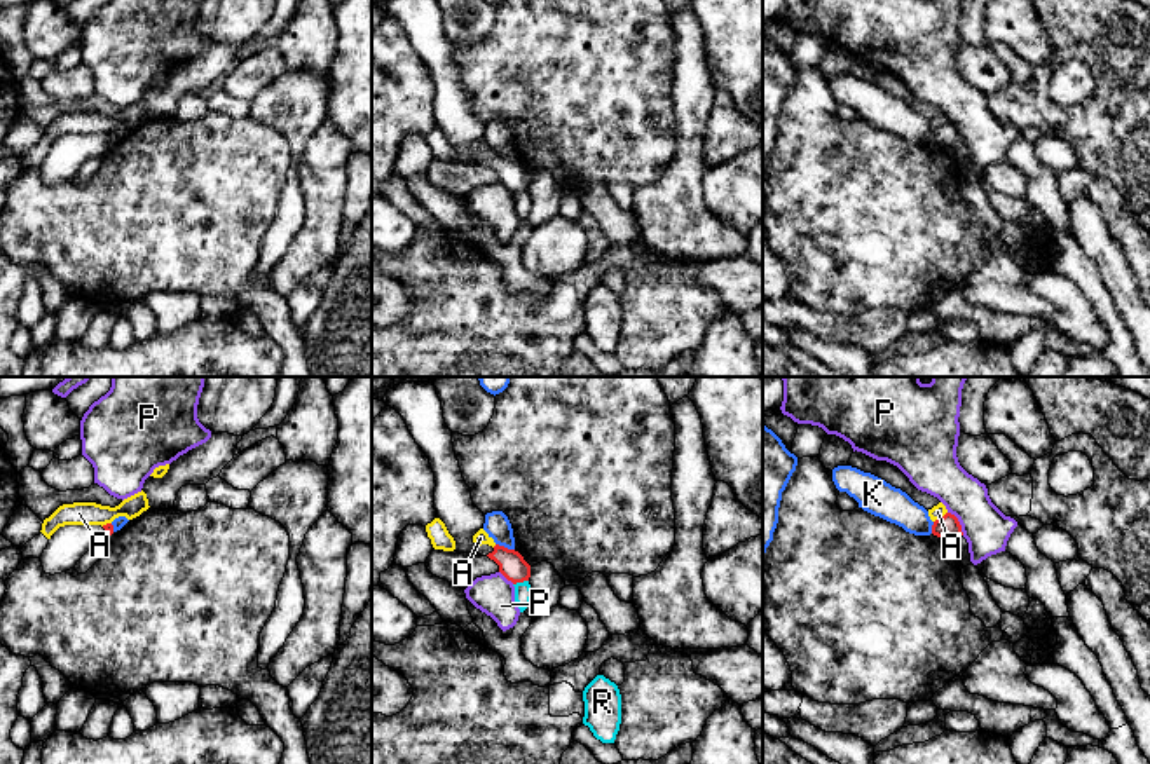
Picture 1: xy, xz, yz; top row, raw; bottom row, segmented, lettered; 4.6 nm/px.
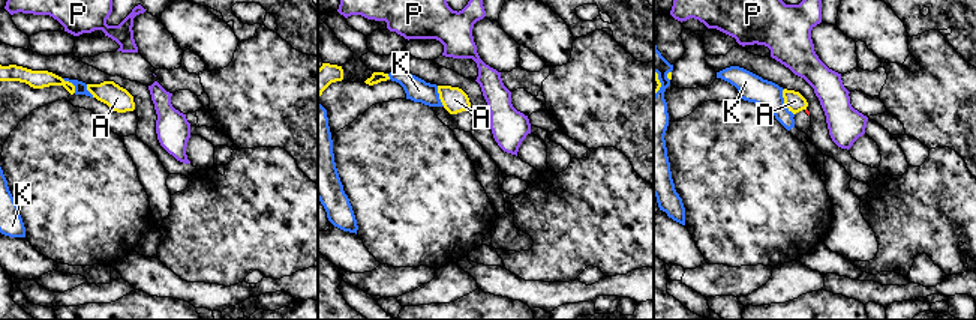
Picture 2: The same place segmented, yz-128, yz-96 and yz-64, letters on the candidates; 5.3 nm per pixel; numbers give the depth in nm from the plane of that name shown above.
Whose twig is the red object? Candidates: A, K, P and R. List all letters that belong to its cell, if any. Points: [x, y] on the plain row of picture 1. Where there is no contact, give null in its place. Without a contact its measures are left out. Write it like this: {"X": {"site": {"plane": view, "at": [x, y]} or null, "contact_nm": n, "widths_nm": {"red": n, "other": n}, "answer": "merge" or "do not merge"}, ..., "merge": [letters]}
{"A": {"site": {"plane": "yz", "at": [939, 128]}, "contact_nm": 80, "widths_nm": {"red": 120, "other": 70}, "answer": "do not merge"}, "K": {"site": {"plane": "xz", "at": [503, 156]}, "contact_nm": 90, "widths_nm": {"red": 120, "other": 120}, "answer": "do not merge"}, "P": {"site": {"plane": "yz", "at": [958, 131]}, "contact_nm": 130, "widths_nm": {"red": 120, "other": 220}, "answer": "do not merge"}, "R": {"site": {"plane": "xz", "at": [520, 190]}, "contact_nm": 80, "widths_nm": {"red": 120, "other": 80}, "answer": "do not merge"}, "merge": []}

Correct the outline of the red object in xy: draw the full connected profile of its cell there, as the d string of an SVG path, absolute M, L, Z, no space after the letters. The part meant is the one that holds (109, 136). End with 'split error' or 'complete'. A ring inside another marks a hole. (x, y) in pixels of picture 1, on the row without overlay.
M65 134L49 148L40 171L45 183L61 183L77 174L77 171L91 159L103 157L113 143L113 134Z; split error

